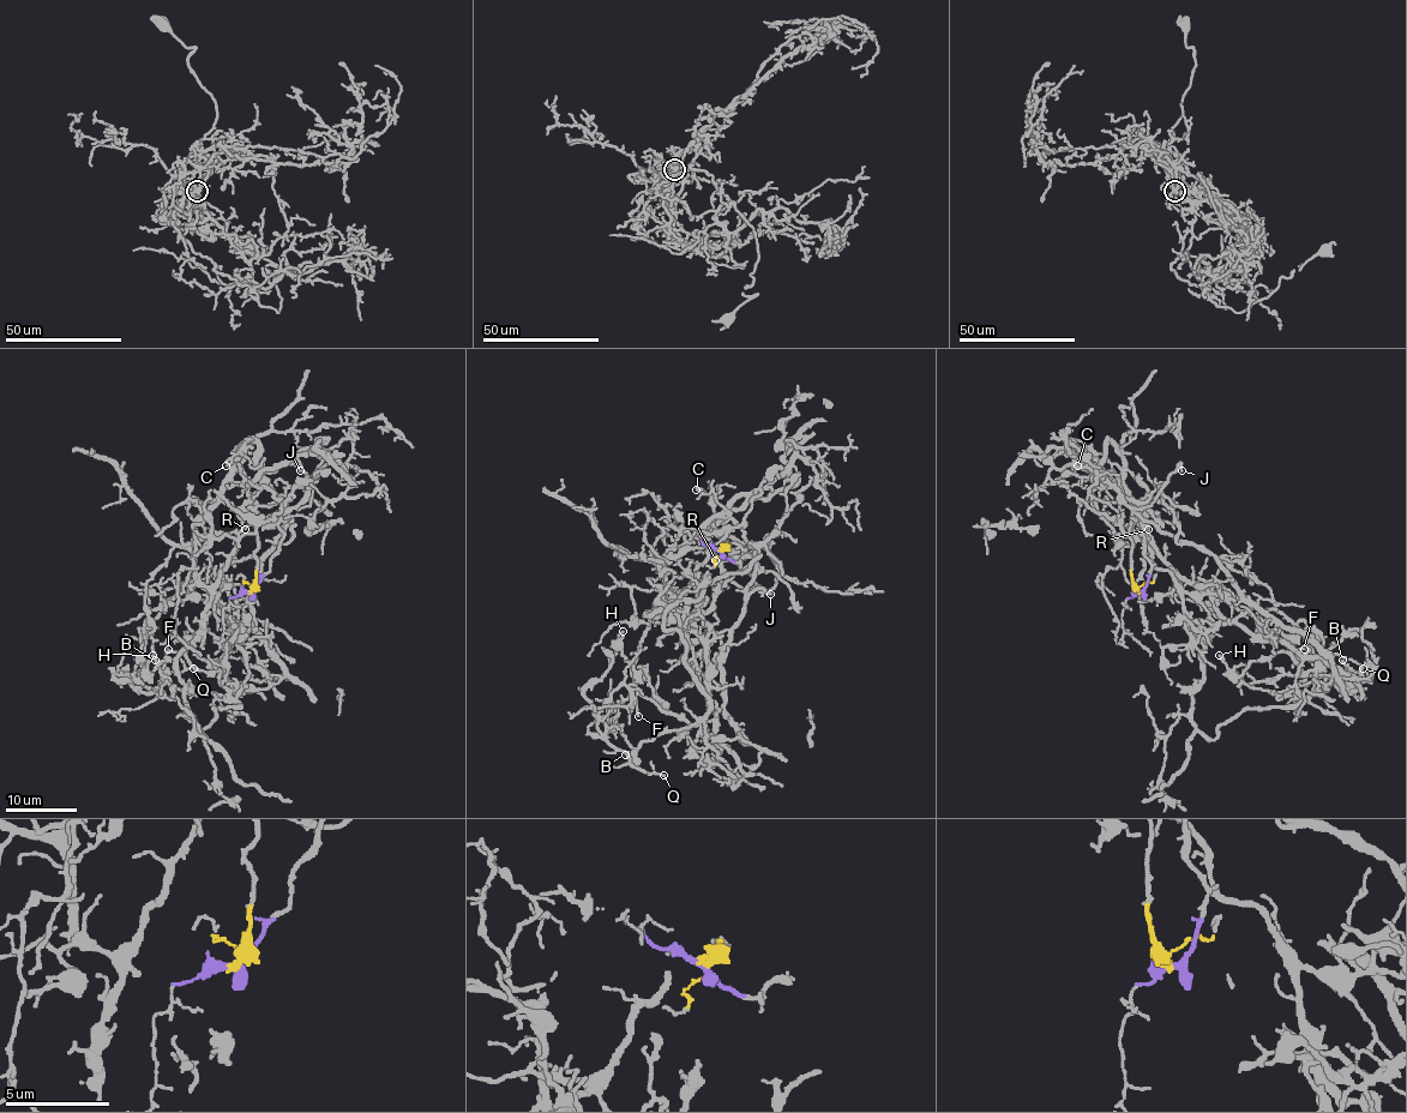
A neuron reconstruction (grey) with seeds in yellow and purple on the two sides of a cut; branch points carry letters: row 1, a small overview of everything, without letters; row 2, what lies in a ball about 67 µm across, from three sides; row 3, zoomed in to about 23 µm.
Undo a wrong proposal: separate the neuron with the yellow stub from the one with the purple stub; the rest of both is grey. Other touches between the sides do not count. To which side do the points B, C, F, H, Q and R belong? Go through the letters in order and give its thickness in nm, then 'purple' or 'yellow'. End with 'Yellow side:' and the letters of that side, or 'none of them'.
B: calibre 170 nm; yellow
C: calibre 130 nm; yellow
F: calibre 140 nm; yellow
H: calibre 140 nm; yellow
Q: calibre 170 nm; yellow
R: calibre 70 nm; yellow
Yellow side: B, C, F, H, Q, R

